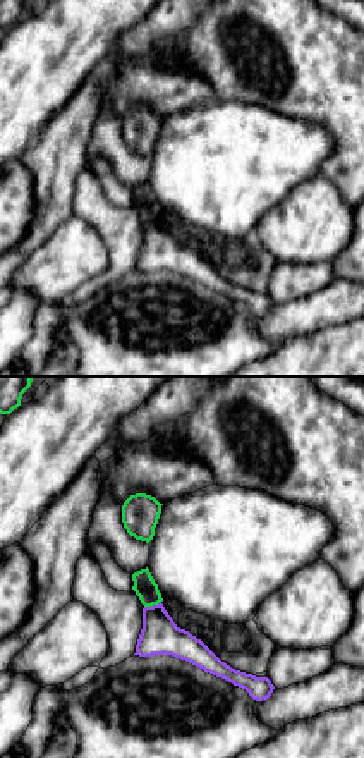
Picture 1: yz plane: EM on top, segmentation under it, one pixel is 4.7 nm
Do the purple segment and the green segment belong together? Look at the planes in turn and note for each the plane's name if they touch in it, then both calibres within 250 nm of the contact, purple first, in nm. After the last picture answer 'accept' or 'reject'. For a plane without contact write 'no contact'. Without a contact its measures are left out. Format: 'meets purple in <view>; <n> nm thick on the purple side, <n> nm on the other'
meets purple in yz; 180 nm thick on the purple side, 110 nm on the other

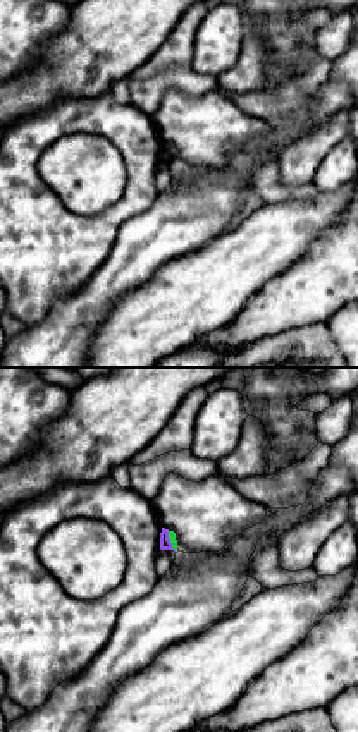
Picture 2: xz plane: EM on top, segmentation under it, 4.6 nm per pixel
meets purple in xz; 50 nm thick on the purple side, 30 nm on the other

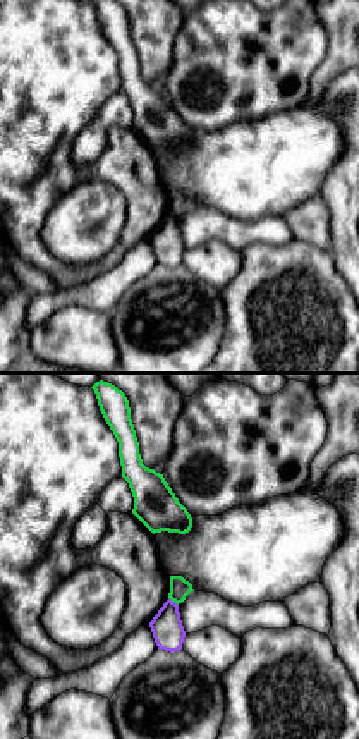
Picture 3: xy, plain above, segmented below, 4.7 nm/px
meets purple in xy; 150 nm thick on the purple side, 100 nm on the other

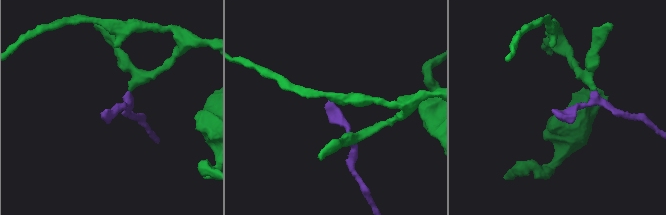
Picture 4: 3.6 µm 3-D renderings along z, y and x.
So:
reject

